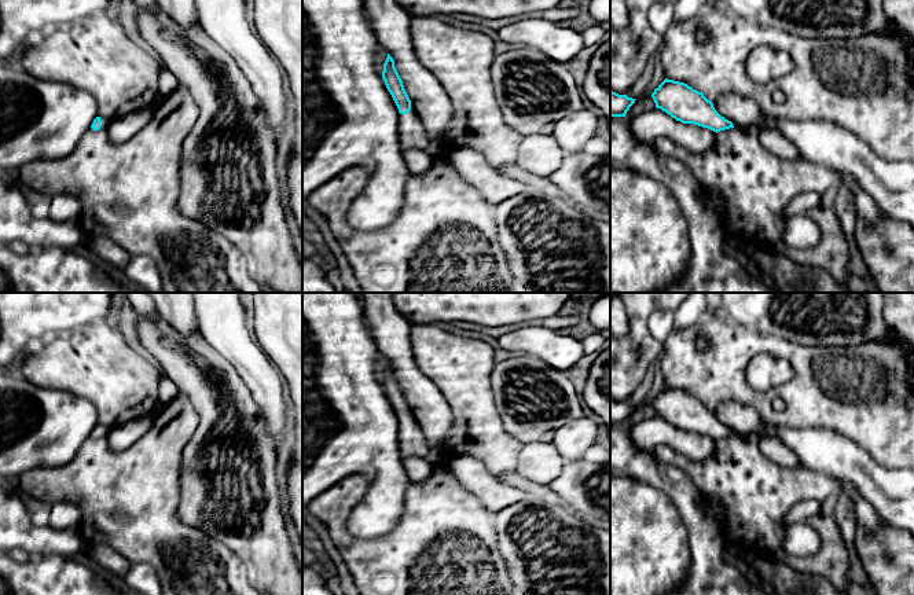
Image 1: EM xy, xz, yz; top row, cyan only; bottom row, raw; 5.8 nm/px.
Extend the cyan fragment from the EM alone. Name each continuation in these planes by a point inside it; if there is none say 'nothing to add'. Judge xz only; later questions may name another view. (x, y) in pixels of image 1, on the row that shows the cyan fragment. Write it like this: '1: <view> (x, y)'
1: xz (411, 131)

